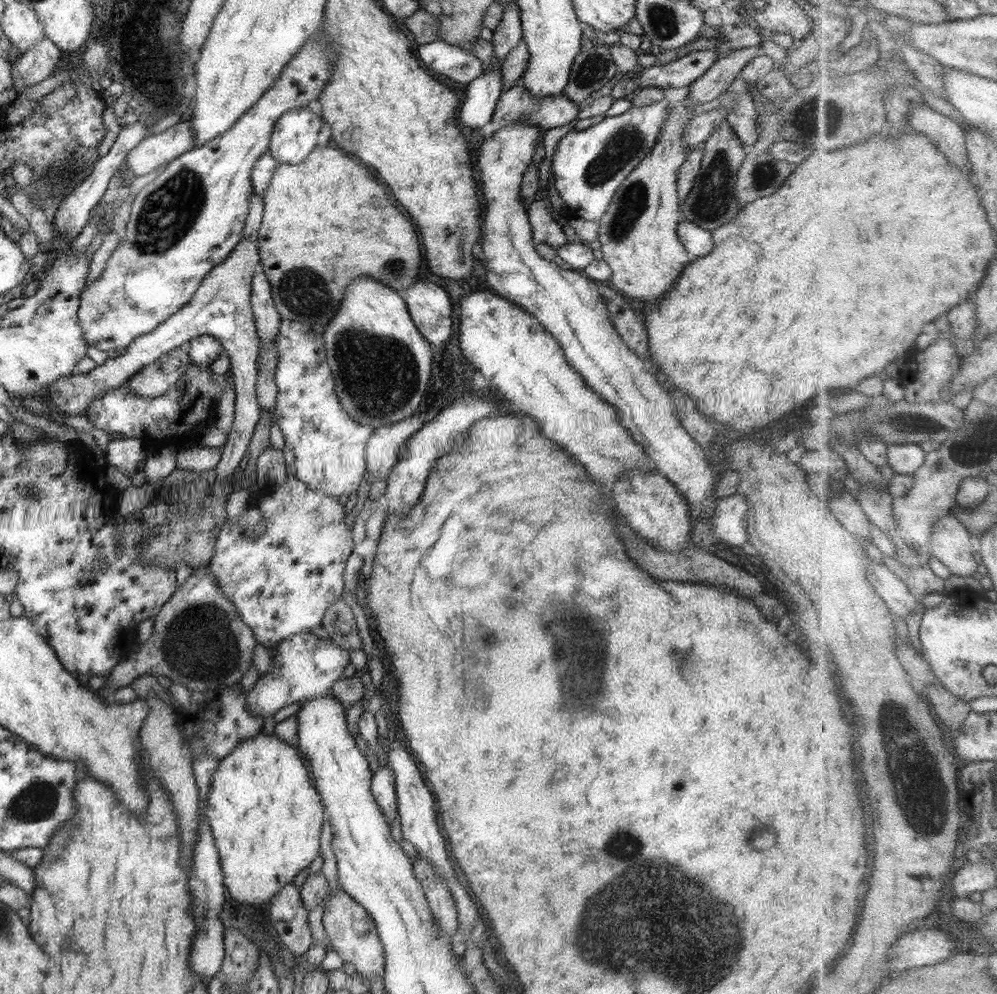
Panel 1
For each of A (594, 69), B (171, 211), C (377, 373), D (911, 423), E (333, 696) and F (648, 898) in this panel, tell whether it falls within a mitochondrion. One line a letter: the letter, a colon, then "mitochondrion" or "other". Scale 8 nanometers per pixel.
A: mitochondrion
B: mitochondrion
C: mitochondrion
D: mitochondrion
E: other
F: mitochondrion

